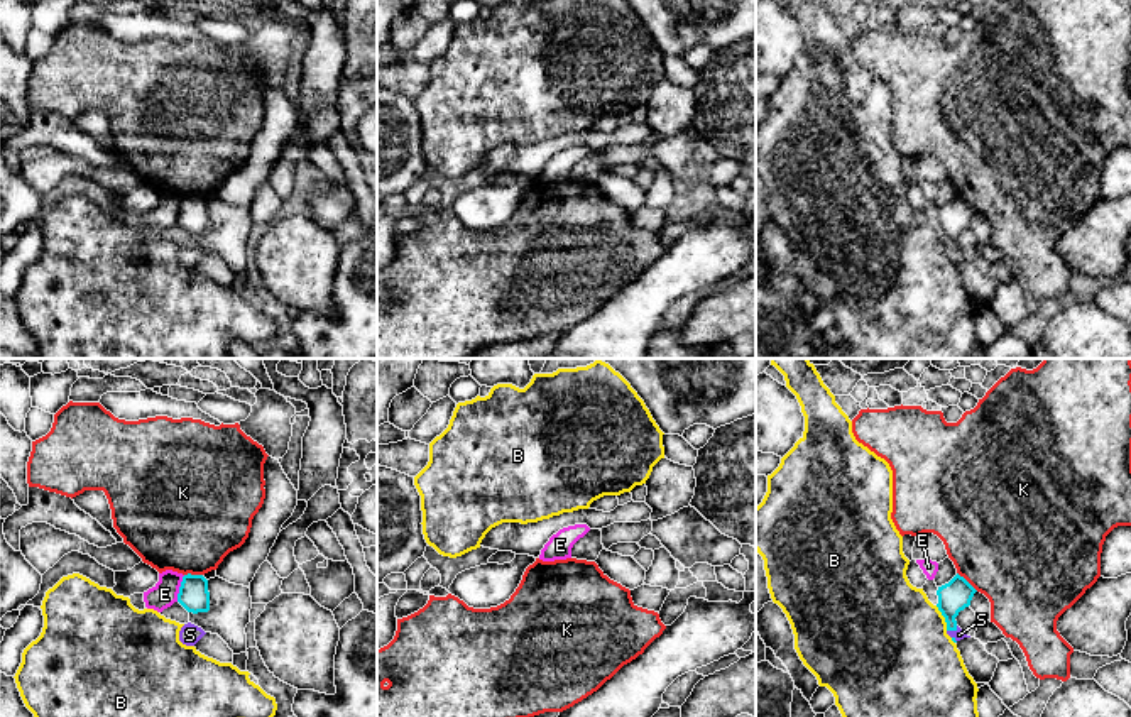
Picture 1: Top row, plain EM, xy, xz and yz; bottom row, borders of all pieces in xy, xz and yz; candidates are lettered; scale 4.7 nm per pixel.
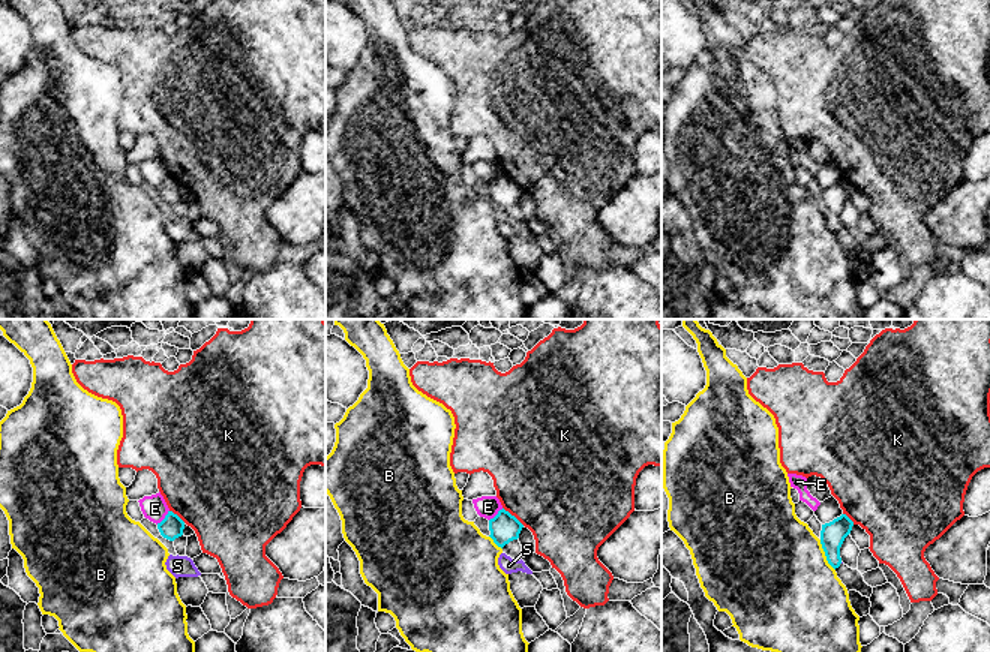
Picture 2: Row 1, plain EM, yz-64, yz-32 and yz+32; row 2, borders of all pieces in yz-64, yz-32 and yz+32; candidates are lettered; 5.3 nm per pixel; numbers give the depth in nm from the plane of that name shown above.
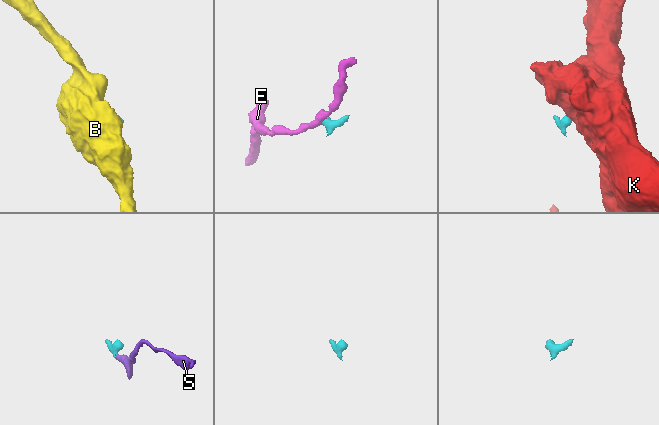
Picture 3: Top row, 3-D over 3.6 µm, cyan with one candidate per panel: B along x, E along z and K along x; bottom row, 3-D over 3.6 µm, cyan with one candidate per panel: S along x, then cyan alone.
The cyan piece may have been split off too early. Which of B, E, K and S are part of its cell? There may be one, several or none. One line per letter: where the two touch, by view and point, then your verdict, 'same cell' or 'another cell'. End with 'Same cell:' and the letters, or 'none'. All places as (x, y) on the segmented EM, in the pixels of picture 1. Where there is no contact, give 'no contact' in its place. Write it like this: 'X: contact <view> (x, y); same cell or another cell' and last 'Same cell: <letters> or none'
B: contact yz (944, 616); another cell
E: contact xy (180, 589); another cell
K: contact yz (966, 580); another cell
S: contact yz (952, 629); same cell
Same cell: S

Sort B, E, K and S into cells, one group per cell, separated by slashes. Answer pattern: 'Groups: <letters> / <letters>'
Groups: B / E / K / S

